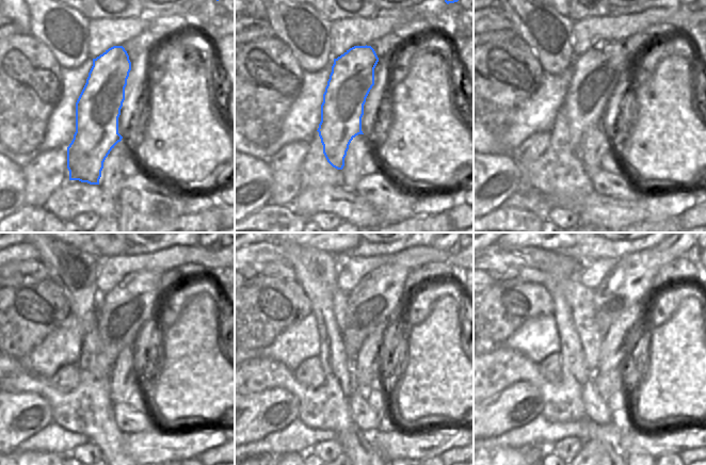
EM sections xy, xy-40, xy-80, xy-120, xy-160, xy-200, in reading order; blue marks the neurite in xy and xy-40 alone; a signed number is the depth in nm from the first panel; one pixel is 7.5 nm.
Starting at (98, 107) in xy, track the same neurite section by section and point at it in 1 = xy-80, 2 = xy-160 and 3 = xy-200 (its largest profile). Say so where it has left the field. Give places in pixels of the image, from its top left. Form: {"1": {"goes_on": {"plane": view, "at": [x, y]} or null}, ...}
{"1": {"goes_on": {"plane": "xy-80", "at": [595, 74]}}, "2": {"goes_on": {"plane": "xy-160", "at": [379, 297]}}, "3": {"goes_on": {"plane": "xy-200", "at": [629, 283]}}}

